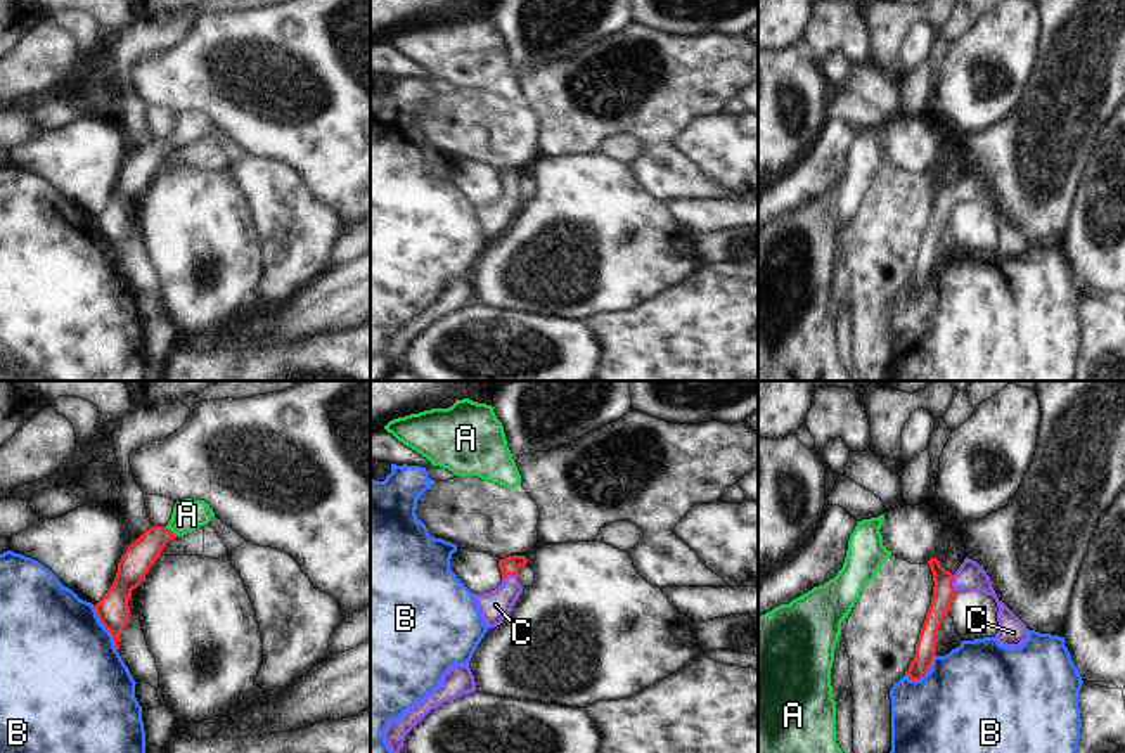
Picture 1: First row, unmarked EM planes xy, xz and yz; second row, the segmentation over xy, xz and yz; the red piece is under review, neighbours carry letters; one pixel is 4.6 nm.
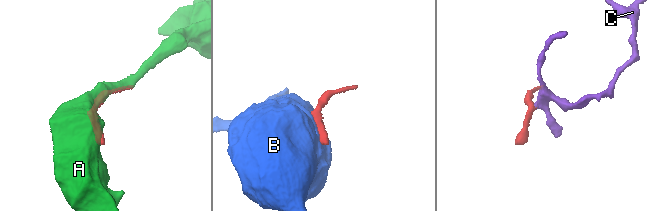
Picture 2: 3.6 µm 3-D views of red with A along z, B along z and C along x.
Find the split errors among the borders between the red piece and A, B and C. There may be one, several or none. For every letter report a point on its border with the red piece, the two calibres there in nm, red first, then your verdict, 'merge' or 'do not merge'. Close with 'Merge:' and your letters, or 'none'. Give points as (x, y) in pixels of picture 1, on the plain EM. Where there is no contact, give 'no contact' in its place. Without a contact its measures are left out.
A: xy (172, 144) | 140/140 nm | do not merge
B: xy (106, 239) | 150/480 nm | do not merge
C: yz (951, 196) | 100/130 nm | merge
Merge: C

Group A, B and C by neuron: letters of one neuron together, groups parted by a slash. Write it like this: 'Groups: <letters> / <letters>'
Groups: A / B / C.

